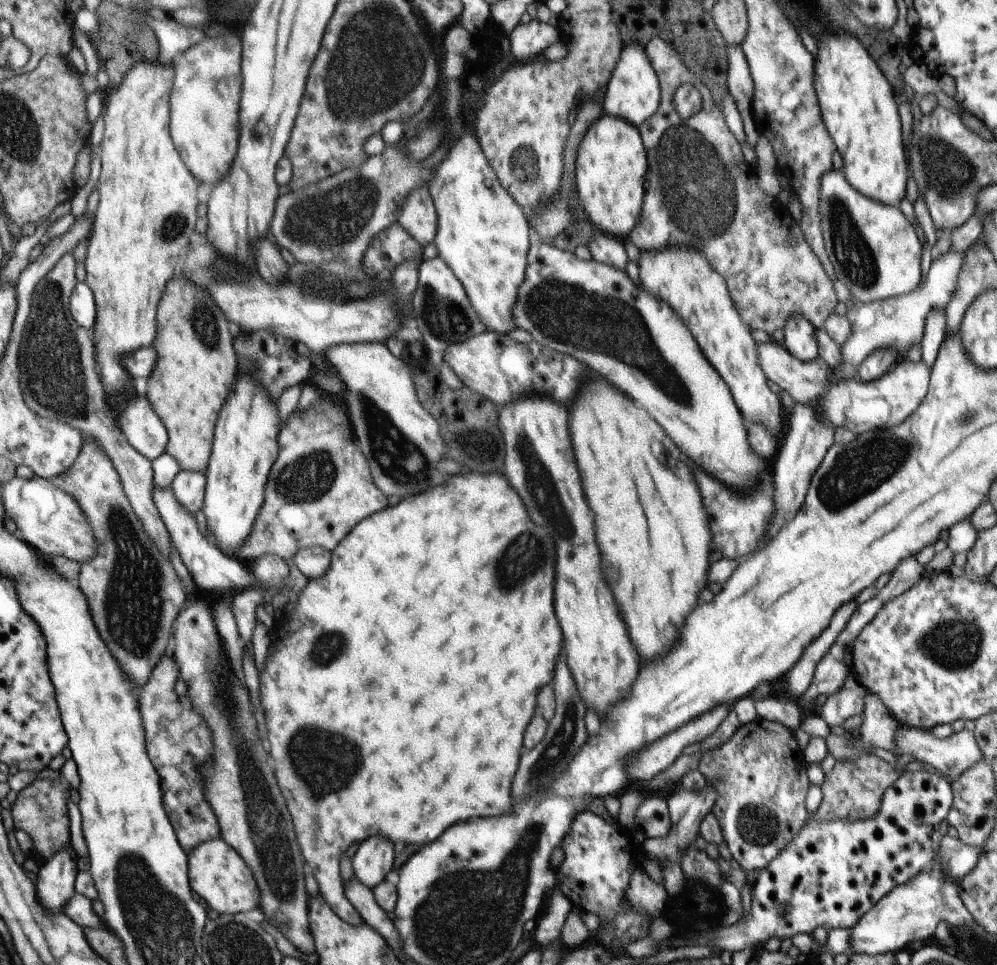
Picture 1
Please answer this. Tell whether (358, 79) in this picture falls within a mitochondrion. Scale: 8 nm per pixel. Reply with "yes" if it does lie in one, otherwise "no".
yes

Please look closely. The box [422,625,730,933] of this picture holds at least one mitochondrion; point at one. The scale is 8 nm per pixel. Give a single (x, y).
(562, 742)

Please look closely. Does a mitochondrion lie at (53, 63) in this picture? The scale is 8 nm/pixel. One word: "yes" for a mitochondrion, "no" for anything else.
no

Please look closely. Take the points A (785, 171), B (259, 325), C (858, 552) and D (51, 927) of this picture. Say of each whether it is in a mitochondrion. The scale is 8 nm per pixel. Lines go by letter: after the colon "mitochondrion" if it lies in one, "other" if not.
A: other
B: other
C: other
D: other

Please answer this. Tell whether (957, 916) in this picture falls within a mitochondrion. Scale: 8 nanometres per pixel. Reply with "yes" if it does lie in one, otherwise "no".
no

